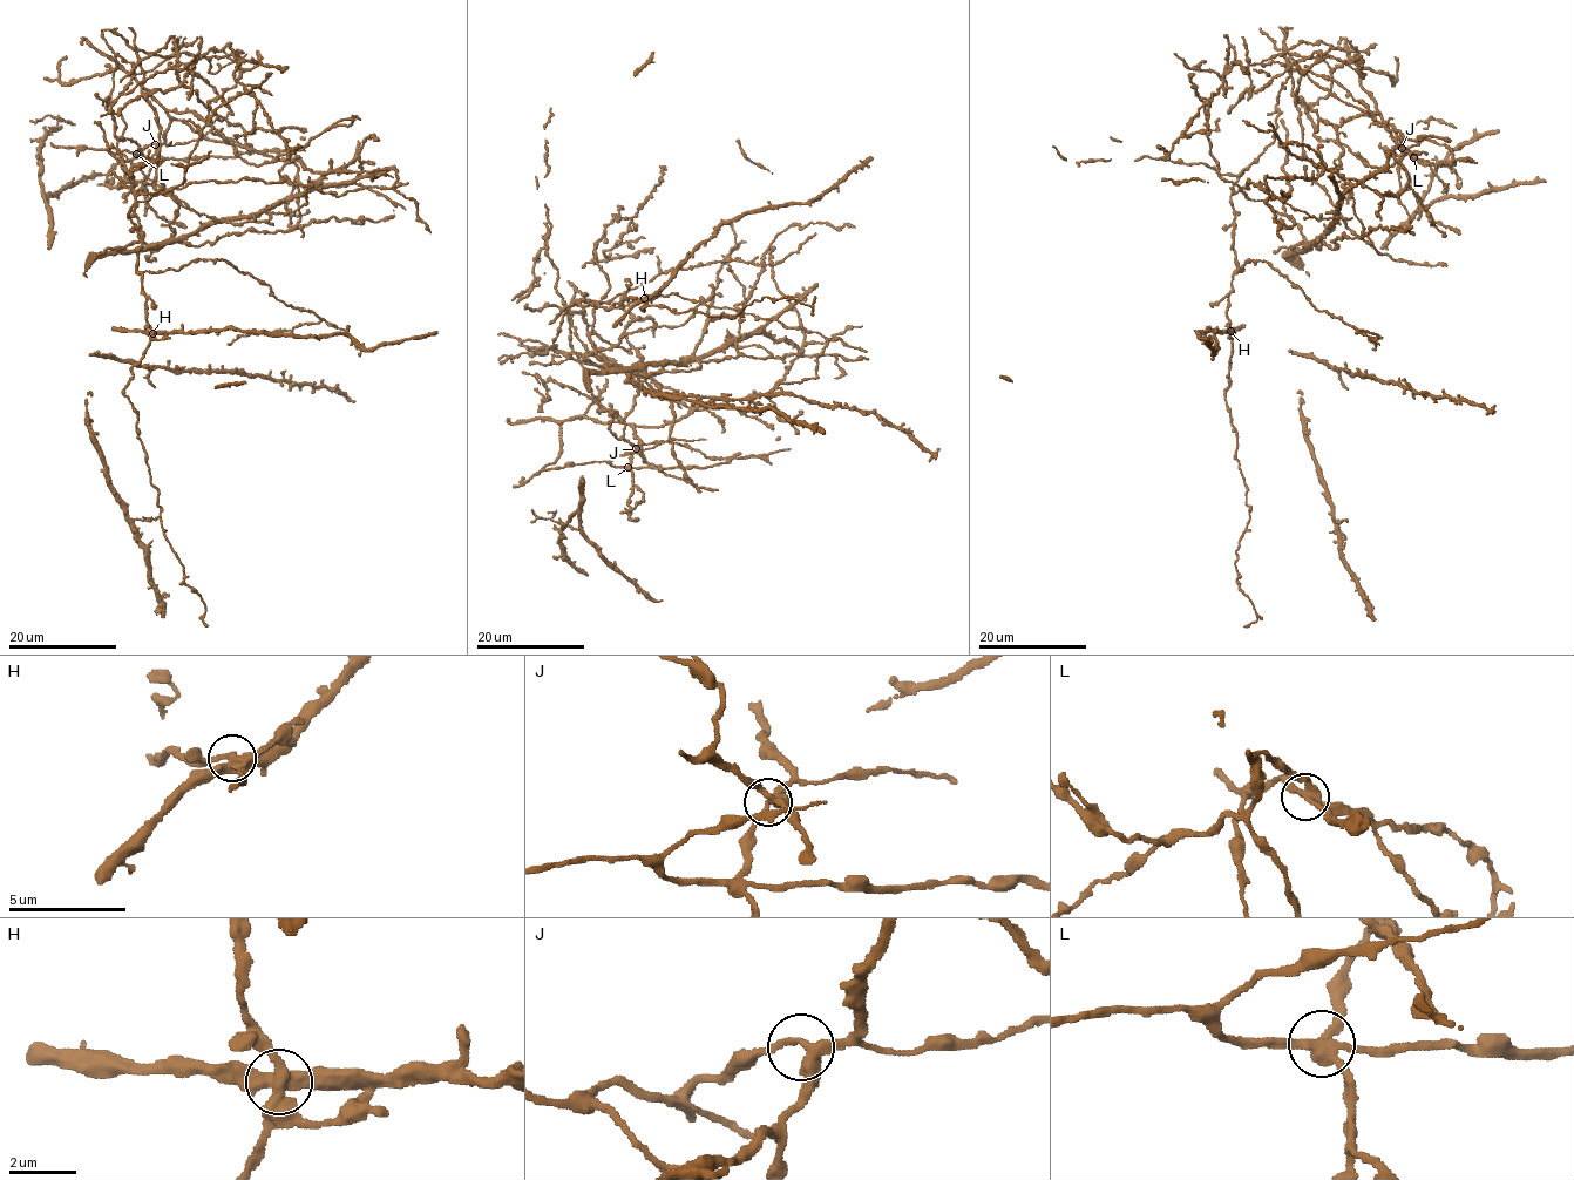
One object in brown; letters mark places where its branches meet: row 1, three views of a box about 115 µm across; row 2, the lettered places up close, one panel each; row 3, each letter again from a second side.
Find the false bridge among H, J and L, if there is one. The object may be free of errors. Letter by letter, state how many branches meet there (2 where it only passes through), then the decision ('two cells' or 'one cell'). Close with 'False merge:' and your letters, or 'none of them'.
H: 4 branches meet; one cell
J: 3 branches meet; one cell
L: 4 branches meet; two cells
False merge: L

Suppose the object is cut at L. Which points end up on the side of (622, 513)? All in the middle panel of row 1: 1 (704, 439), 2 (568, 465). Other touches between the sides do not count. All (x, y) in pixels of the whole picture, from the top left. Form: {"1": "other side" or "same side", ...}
{"1": "other side", "2": "other side"}

